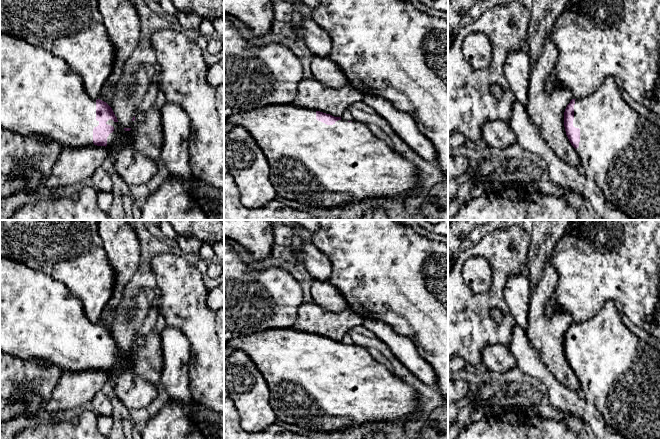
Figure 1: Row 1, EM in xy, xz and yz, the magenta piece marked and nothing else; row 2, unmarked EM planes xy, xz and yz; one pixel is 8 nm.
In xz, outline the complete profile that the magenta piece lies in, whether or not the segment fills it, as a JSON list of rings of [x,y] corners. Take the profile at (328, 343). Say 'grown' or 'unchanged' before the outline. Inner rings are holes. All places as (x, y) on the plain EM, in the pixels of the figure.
grown; [[[276,328],[268,329],[256,334],[248,336],[237,337],[227,342],[228,347],[234,350],[241,350],[245,352],[253,361],[258,370],[262,373],[262,376],[267,382],[270,397],[269,404],[276,416],[276,419],[285,423],[293,424],[299,428],[307,429],[308,431],[315,432],[331,432],[349,428],[351,426],[359,426],[367,422],[382,421],[387,425],[390,424],[406,424],[409,420],[417,418],[421,415],[420,403],[416,396],[415,388],[402,379],[396,376],[393,371],[390,371],[385,365],[374,360],[369,350],[360,345],[346,345],[341,341],[334,341],[330,338],[326,338],[320,335],[300,332],[291,328]]]

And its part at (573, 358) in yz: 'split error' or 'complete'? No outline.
split error

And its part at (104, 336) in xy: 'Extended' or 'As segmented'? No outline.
Extended

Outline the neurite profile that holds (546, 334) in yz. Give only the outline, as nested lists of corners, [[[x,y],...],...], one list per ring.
[[[545,262],[542,275],[532,291],[527,310],[526,336],[531,346],[538,353],[539,358],[546,368],[555,376],[559,383],[569,390],[575,392],[580,389],[580,382],[571,369],[564,351],[564,336],[567,329],[573,322],[572,317],[567,312],[557,312],[553,316],[546,315],[546,302],[551,299],[559,282],[559,275],[556,269]]]

